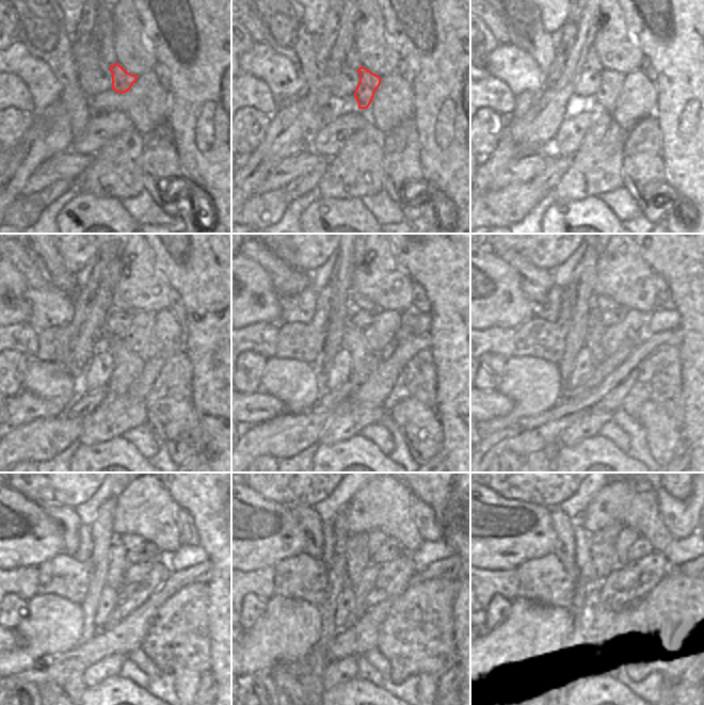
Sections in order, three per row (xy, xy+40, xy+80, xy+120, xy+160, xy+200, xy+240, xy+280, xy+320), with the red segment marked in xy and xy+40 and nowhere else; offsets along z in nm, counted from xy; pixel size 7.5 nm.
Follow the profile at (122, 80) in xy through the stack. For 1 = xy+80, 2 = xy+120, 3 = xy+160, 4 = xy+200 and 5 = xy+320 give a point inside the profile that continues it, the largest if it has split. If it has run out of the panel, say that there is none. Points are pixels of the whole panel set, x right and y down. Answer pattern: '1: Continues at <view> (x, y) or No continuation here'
1: Continues at xy+80 (611, 82)
2: Continues at xy+120 (138, 335)
3: Continues at xy+160 (382, 334)
4: Continues at xy+200 (634, 324)
5: Continues at xy+320 (604, 615).

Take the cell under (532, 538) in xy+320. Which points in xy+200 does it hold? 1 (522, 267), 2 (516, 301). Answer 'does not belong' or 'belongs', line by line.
1: does not belong
2: belongs

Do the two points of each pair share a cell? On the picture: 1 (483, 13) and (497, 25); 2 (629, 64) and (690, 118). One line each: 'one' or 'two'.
1: one
2: two

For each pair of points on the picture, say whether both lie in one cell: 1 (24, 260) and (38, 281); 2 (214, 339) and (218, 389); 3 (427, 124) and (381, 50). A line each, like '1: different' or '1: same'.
1: same
2: same
3: different

